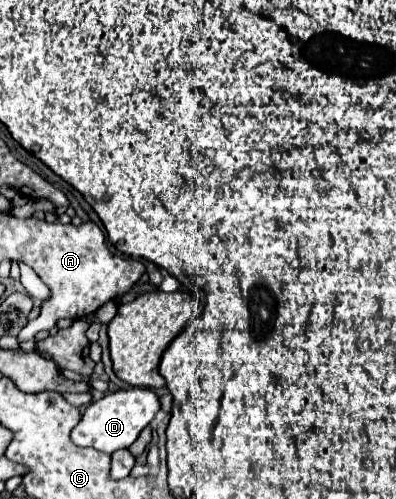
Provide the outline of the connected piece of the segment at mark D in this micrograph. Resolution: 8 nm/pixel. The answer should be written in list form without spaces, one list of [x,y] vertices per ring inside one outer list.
[[[129,388],[129,390],[117,390],[111,394],[105,394],[101,400],[91,402],[81,418],[81,422],[73,428],[71,440],[77,446],[91,446],[95,450],[113,454],[115,450],[129,448],[143,428],[147,428],[155,414],[161,410],[159,396],[151,388]]]

